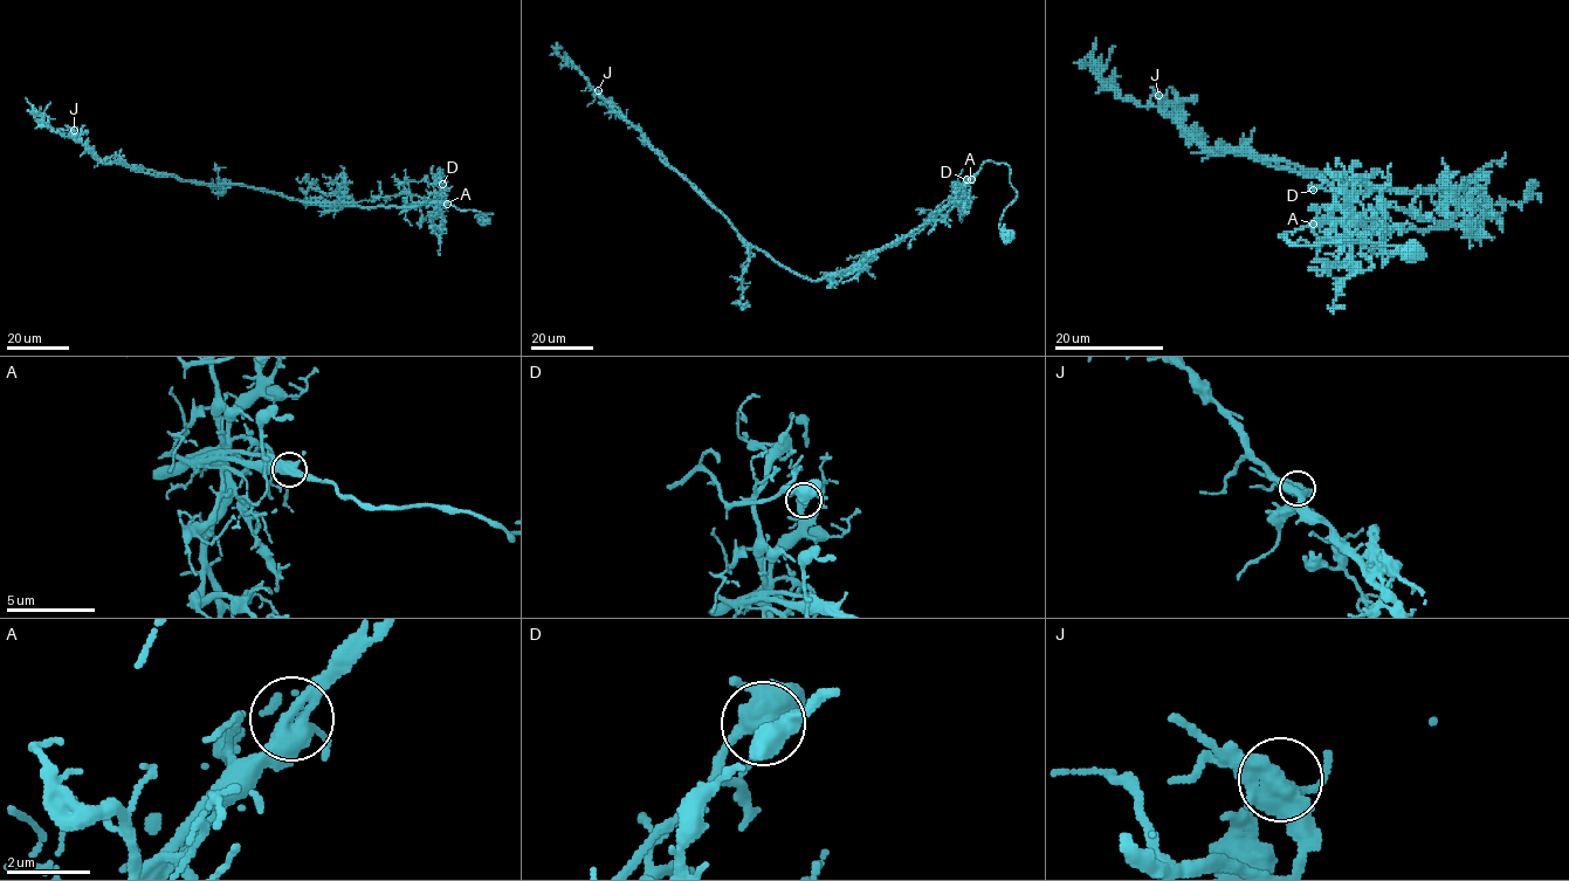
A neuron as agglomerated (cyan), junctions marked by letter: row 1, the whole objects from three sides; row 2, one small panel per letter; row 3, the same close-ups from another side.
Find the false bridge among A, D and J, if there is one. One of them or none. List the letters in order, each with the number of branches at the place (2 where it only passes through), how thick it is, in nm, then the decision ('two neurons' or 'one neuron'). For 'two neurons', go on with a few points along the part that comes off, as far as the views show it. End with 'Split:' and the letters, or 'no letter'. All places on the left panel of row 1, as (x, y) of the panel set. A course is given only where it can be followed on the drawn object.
A: 3 | 380 nm | two neurons | (447, 204), (408, 193), (310, 205), (236, 184), (144, 173), (101, 163), (25, 97)
D: 3 | 380 nm | one neuron
J: 3 | 400 nm | one neuron
Split: A

